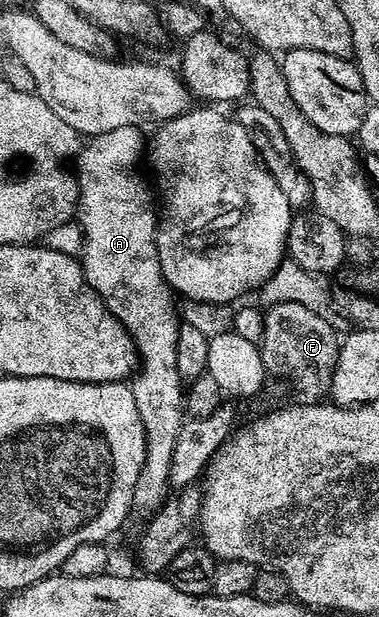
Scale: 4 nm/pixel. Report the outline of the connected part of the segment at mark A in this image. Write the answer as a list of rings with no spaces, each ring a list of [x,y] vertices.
[[[122,127],[118,130],[103,132],[91,137],[81,147],[74,160],[76,182],[80,185],[78,205],[78,223],[84,233],[84,244],[78,255],[84,271],[84,281],[104,299],[105,306],[117,316],[132,339],[136,341],[138,353],[138,371],[131,381],[134,402],[142,414],[142,424],[146,430],[146,462],[142,474],[138,476],[138,486],[134,488],[133,505],[137,509],[155,513],[169,499],[170,466],[174,458],[174,444],[178,442],[180,428],[186,419],[186,388],[178,370],[178,336],[182,325],[182,316],[178,311],[177,293],[160,273],[160,263],[156,253],[156,225],[158,223],[158,204],[152,201],[152,192],[148,184],[136,172],[128,172],[140,160],[139,127]]]

